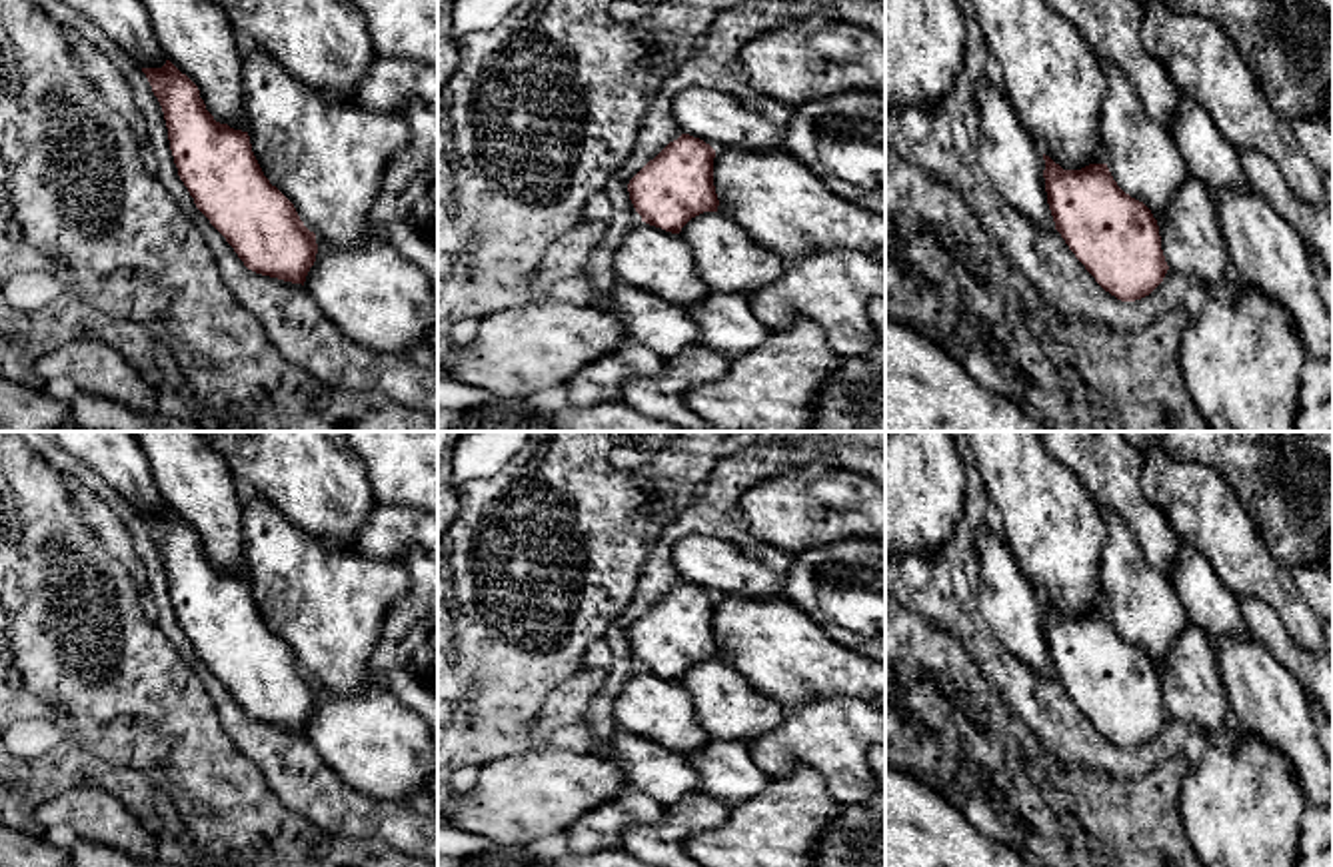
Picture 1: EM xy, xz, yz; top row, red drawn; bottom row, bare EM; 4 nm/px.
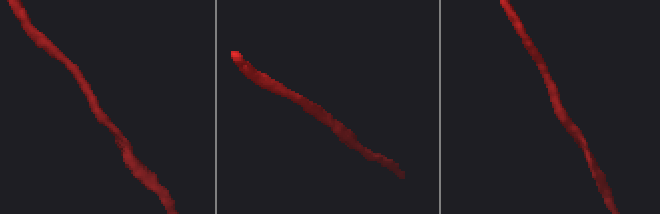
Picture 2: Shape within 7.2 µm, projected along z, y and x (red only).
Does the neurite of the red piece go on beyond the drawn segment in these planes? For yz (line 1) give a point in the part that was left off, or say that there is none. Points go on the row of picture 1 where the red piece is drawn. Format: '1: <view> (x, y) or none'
1: none

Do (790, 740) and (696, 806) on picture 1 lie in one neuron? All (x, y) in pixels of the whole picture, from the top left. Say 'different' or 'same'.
different

